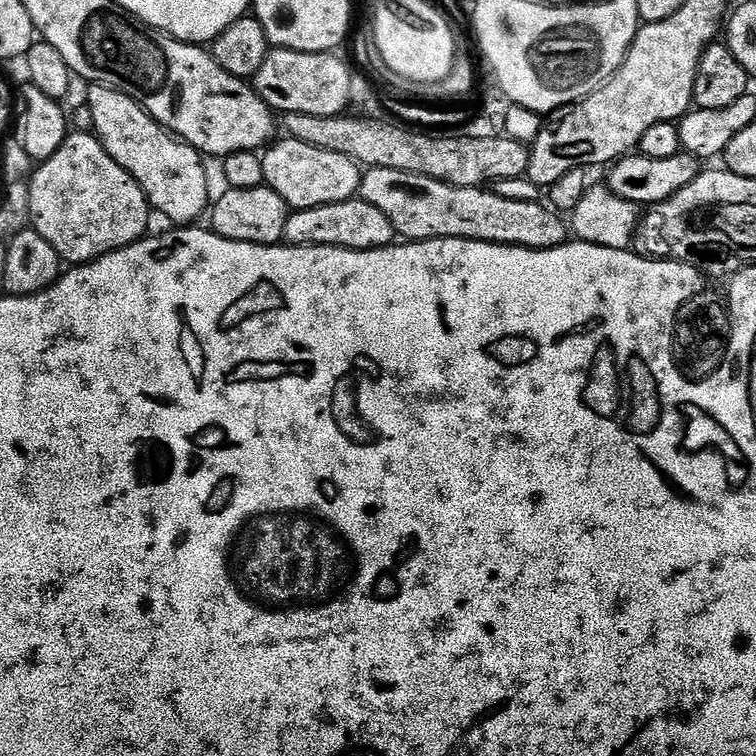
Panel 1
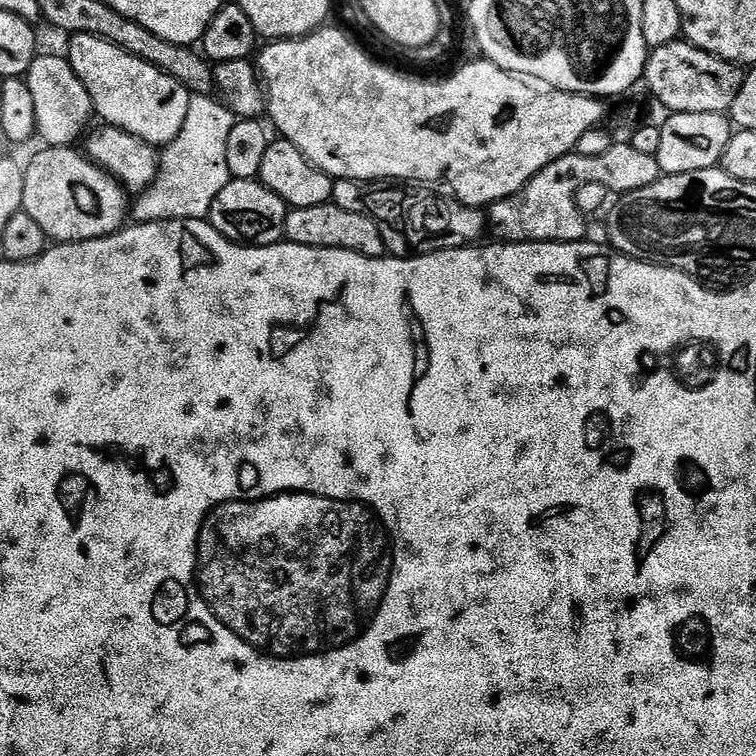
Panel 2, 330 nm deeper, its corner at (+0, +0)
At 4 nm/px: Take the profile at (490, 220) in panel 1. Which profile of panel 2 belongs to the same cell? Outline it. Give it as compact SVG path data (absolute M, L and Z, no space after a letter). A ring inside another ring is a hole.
M338 180L332 181L331 203L350 210L353 214L368 214L382 234L385 249L393 257L405 255L404 248L413 253L440 252L443 248L463 248L477 243L486 228L486 216L479 208L453 198L427 192L427 187L416 182L390 180Z

